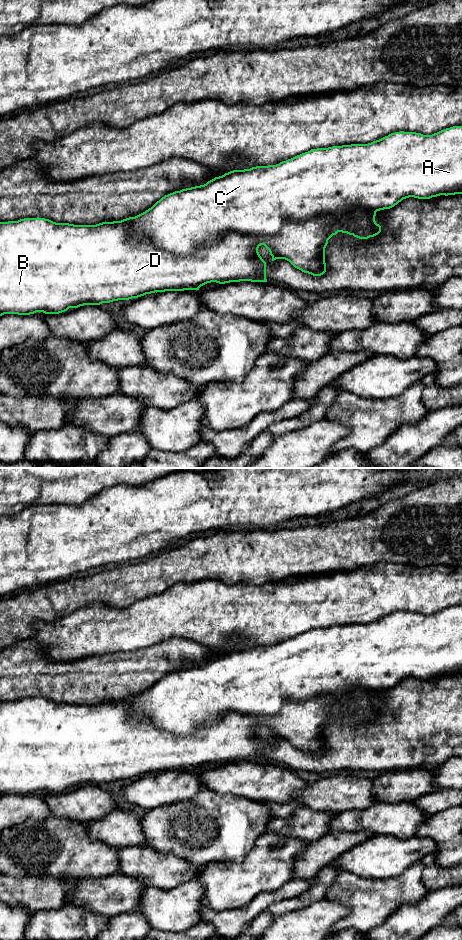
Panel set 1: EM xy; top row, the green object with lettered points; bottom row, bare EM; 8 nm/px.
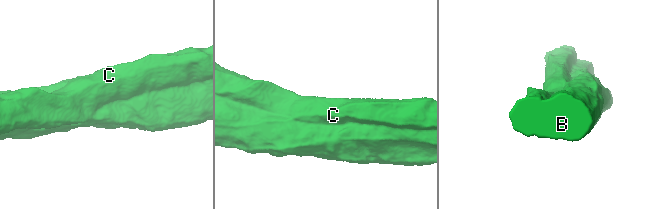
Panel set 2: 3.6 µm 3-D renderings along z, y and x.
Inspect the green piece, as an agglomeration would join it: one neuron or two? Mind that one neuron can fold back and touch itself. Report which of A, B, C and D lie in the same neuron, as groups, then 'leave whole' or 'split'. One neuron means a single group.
groups A B C D; leave whole

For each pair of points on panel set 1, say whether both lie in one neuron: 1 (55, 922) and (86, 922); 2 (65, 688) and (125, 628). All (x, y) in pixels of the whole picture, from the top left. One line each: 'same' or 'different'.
1: same
2: different

